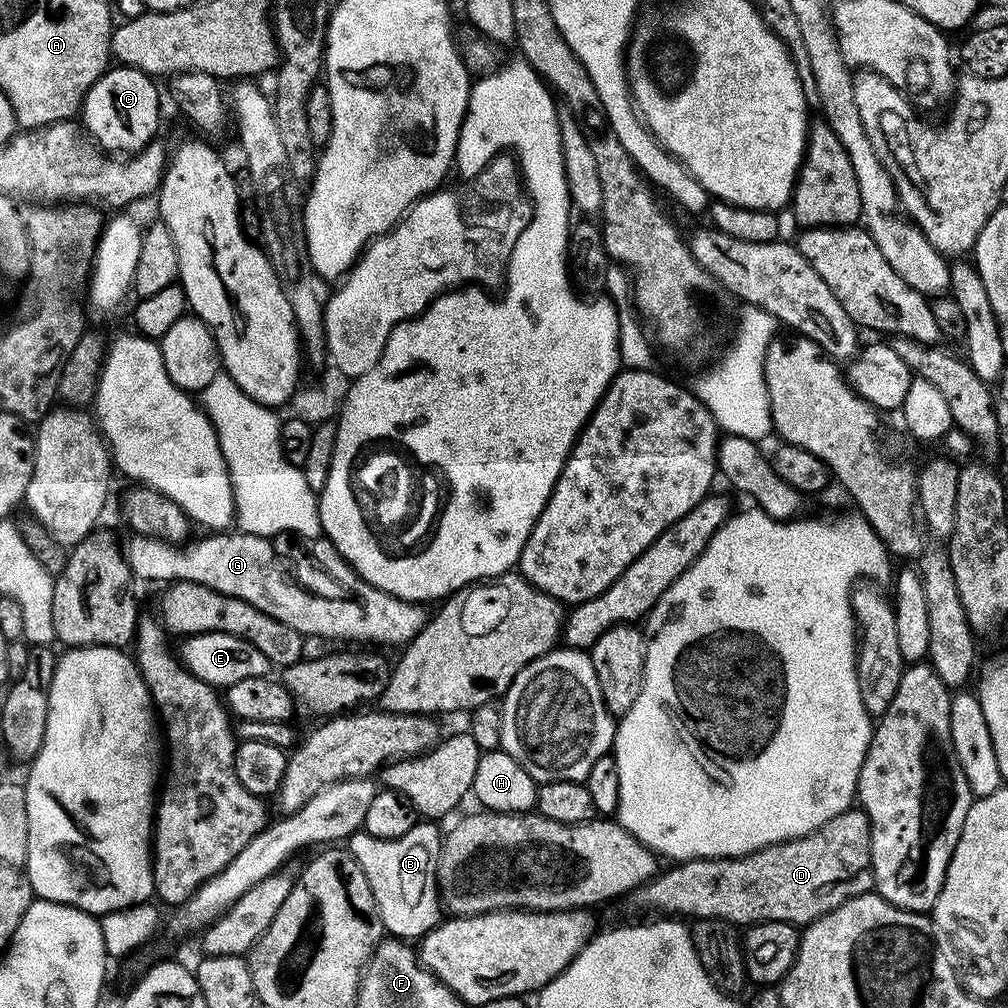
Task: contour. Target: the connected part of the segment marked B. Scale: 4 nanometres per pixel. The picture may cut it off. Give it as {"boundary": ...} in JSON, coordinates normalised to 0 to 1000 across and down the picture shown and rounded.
{"boundary":[[[414,815],[407,827],[399,827],[394,833],[372,833],[367,826],[358,823],[343,834],[343,844],[359,859],[359,867],[363,867],[363,875],[367,875],[382,926],[405,935],[420,931],[438,913],[433,868],[438,825],[429,817],[432,816]]]}

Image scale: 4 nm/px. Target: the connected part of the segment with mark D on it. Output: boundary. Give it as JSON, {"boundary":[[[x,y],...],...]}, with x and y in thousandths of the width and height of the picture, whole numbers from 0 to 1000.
{"boundary":[[[846,800],[792,833],[765,837],[743,849],[681,853],[668,856],[665,860],[624,885],[621,896],[635,905],[656,905],[659,911],[687,909],[690,913],[719,913],[731,919],[745,919],[756,913],[767,913],[801,919],[862,880],[866,872],[865,820],[856,802]]]}

